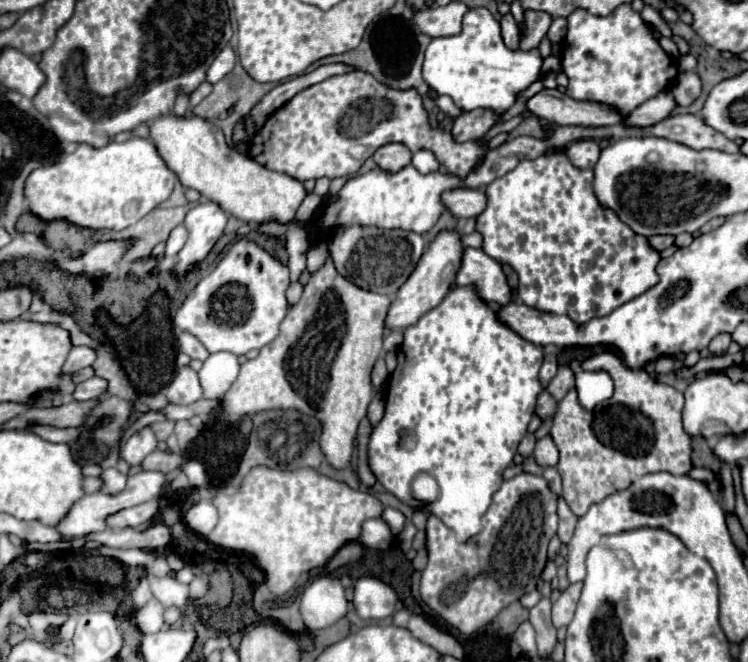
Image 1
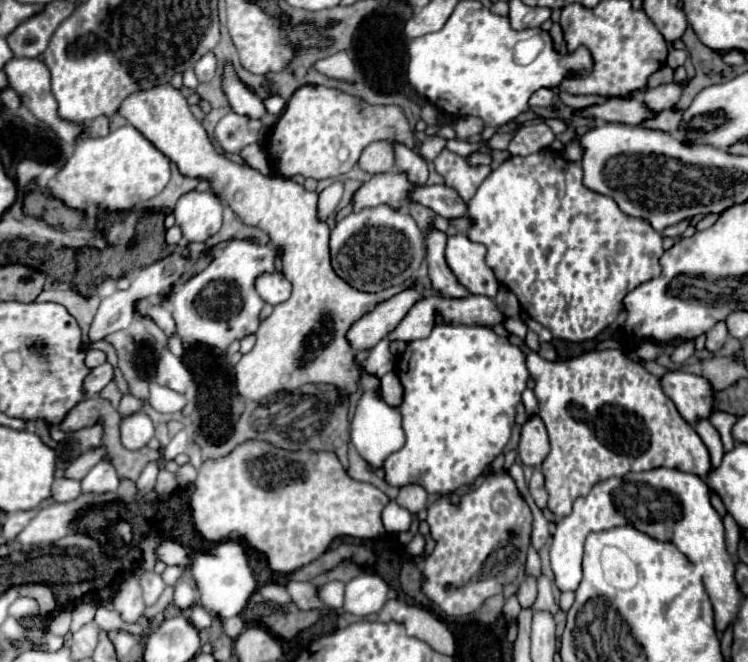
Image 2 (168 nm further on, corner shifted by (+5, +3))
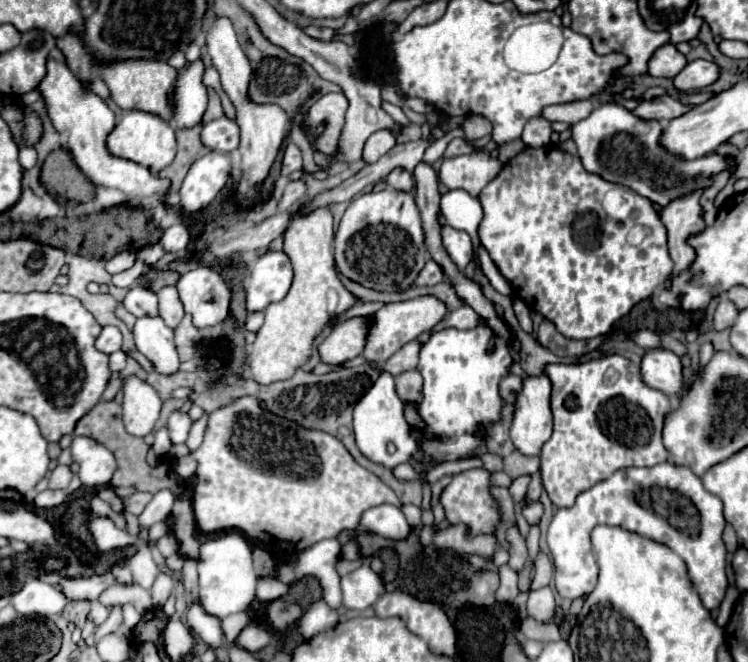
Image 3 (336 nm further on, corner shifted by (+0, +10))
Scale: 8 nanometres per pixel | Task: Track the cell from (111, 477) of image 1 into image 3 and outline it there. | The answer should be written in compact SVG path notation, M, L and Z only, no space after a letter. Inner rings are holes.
M74 435L70 445L70 455L72 461L78 463L80 467L78 471L80 481L88 487L106 485L112 479L112 473L116 471L116 461L112 453L90 437Z

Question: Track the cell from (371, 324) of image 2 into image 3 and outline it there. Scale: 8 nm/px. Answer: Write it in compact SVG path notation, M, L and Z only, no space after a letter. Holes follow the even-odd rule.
M366 317L348 319L332 329L332 333L318 345L318 355L322 363L342 365L364 351L368 335Z

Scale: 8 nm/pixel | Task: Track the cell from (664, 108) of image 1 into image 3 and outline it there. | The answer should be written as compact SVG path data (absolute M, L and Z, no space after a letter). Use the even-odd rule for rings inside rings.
M696 59L688 63L676 77L674 77L674 87L680 91L698 91L702 87L712 85L718 81L720 67L714 61L706 59Z

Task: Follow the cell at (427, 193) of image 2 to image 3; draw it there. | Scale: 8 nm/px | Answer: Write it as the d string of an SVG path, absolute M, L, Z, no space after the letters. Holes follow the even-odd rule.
M392 169L392 173L386 177L386 183L400 191L412 191L412 175L406 169Z

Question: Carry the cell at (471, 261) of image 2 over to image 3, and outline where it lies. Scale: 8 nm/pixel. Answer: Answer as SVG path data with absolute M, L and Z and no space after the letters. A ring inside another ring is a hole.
M442 225L440 227L440 237L442 237L442 245L448 253L448 257L456 263L458 269L464 269L470 259L472 259L472 239L466 231L458 231L450 225Z

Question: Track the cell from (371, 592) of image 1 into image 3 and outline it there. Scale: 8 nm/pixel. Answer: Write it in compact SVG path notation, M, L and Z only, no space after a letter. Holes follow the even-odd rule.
M366 557L358 569L340 579L340 589L342 605L346 609L360 611L376 603L376 599L384 593L384 583L380 575L370 569L370 557Z

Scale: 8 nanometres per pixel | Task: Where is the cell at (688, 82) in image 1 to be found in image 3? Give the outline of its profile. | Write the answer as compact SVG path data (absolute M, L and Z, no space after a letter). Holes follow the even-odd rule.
M662 45L648 61L648 73L652 77L676 77L686 67L686 57L672 45Z

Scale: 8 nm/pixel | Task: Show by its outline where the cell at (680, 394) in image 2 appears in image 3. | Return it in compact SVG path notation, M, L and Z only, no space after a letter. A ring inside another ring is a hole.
M646 349L640 361L640 379L668 397L682 393L682 363L680 357L668 349Z

